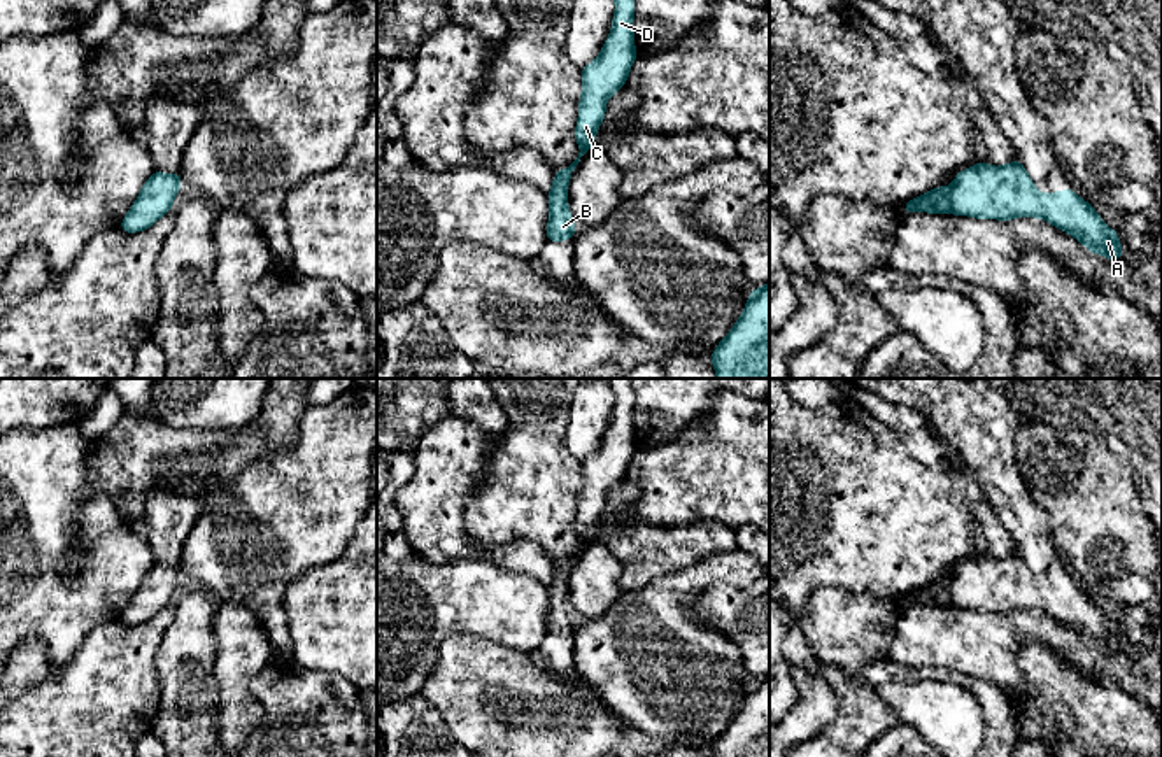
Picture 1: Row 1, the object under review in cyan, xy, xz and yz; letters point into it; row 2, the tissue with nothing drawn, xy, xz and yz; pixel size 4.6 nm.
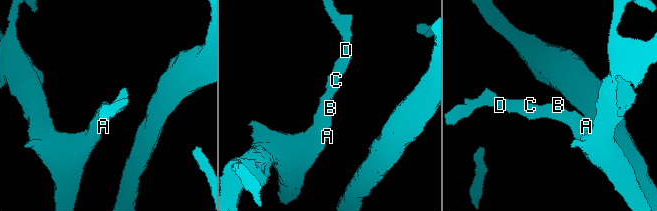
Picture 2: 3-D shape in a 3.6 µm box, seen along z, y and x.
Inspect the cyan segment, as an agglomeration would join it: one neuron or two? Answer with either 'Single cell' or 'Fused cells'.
Single cell

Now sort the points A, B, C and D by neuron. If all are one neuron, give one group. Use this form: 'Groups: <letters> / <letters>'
Groups: A B C D

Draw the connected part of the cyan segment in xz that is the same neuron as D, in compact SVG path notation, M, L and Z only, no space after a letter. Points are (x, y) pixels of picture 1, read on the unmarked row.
M606 378L615 394L612 422L598 450L580 463L582 489L575 531L578 550L554 566L549 591L547 634L573 633L575 613L568 601L568 575L580 550L594 540L598 520L606 505L606 492L626 478L629 463L636 452L633 412L634 391L629 378Z

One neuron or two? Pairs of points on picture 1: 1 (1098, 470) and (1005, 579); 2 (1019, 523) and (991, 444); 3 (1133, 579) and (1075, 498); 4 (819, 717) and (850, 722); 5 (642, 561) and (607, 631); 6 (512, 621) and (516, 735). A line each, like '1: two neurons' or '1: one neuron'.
1: two neurons
2: one neuron
3: one neuron
4: two neurons
5: two neurons
6: two neurons

